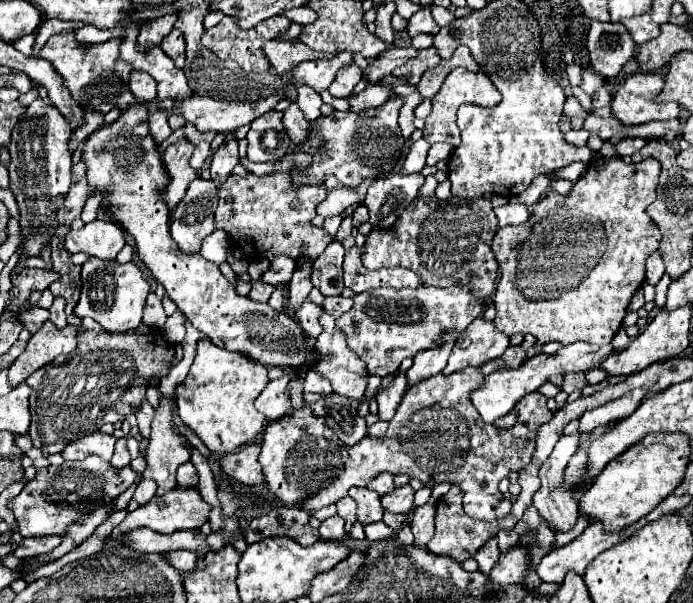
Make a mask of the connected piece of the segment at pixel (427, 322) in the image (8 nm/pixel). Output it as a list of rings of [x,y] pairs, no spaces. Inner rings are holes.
[[[469,286],[433,288],[381,288],[355,296],[355,304],[349,310],[355,320],[347,322],[347,314],[337,320],[337,328],[345,332],[349,348],[365,362],[369,374],[387,376],[397,370],[401,360],[413,358],[419,350],[433,348],[449,332],[463,336],[469,322],[483,312],[483,302],[475,300]]]

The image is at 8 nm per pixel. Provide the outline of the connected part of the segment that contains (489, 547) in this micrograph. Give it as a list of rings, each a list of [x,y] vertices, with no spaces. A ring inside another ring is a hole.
[[[493,538],[493,542],[487,542],[487,544],[475,554],[475,560],[477,560],[477,564],[479,564],[479,572],[485,574],[485,576],[489,576],[491,568],[497,564],[499,556],[501,556],[501,552],[499,552],[499,548],[497,548],[497,538]]]

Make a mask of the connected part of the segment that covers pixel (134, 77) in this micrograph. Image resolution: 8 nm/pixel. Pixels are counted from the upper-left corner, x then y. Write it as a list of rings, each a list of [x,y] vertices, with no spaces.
[[[133,70],[131,76],[129,76],[129,90],[135,94],[137,100],[141,102],[149,102],[149,100],[155,100],[157,96],[157,90],[155,90],[155,80],[149,78],[149,74],[143,74],[143,72],[137,72]]]

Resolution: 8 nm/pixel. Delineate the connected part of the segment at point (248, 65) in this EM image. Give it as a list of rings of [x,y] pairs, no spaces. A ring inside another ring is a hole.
[[[273,16],[269,20],[263,20],[261,24],[257,24],[255,28],[251,30],[243,30],[243,28],[237,28],[235,24],[217,24],[213,28],[209,28],[205,34],[203,34],[203,46],[209,48],[211,52],[215,52],[219,58],[223,60],[235,60],[243,70],[247,72],[271,72],[271,64],[263,52],[263,42],[271,40],[271,38],[277,38],[279,34],[287,32],[287,28],[291,26],[291,20],[285,18],[285,16]]]

